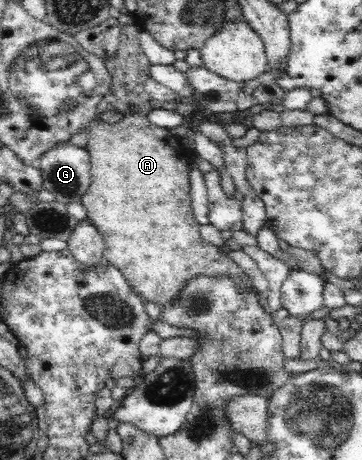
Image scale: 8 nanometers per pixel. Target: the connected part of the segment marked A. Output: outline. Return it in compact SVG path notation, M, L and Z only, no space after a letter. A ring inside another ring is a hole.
M138 24L121 25L117 56L104 58L107 70L112 75L112 85L97 106L98 116L88 126L88 143L85 149L90 153L91 183L88 192L82 196L81 204L87 210L90 223L96 225L104 237L103 258L120 269L129 287L136 294L158 307L178 300L178 294L184 284L190 278L202 274L229 276L237 284L238 292L255 290L250 277L242 268L226 256L224 251L204 241L200 235L200 223L194 218L190 195L193 186L189 177L192 150L186 148L180 138L173 136L170 130L154 126L147 120L147 115L153 108L144 84L150 77L151 65L140 44L141 31L142 28ZM131 105L138 107L136 114L130 112ZM107 110L117 110L124 114L124 118L116 124L107 124L99 116Z

